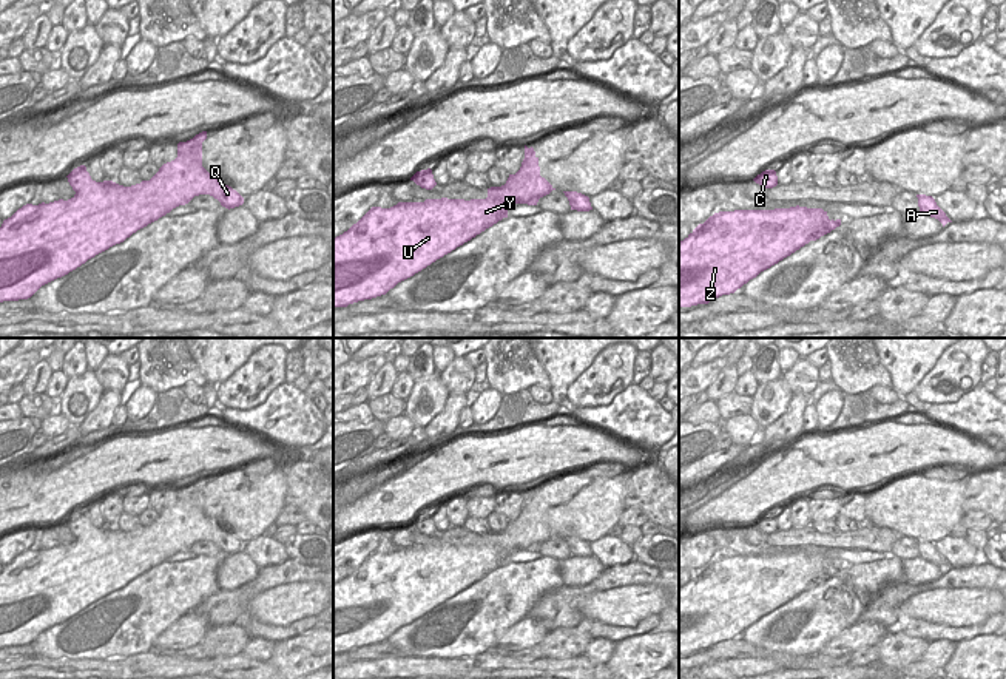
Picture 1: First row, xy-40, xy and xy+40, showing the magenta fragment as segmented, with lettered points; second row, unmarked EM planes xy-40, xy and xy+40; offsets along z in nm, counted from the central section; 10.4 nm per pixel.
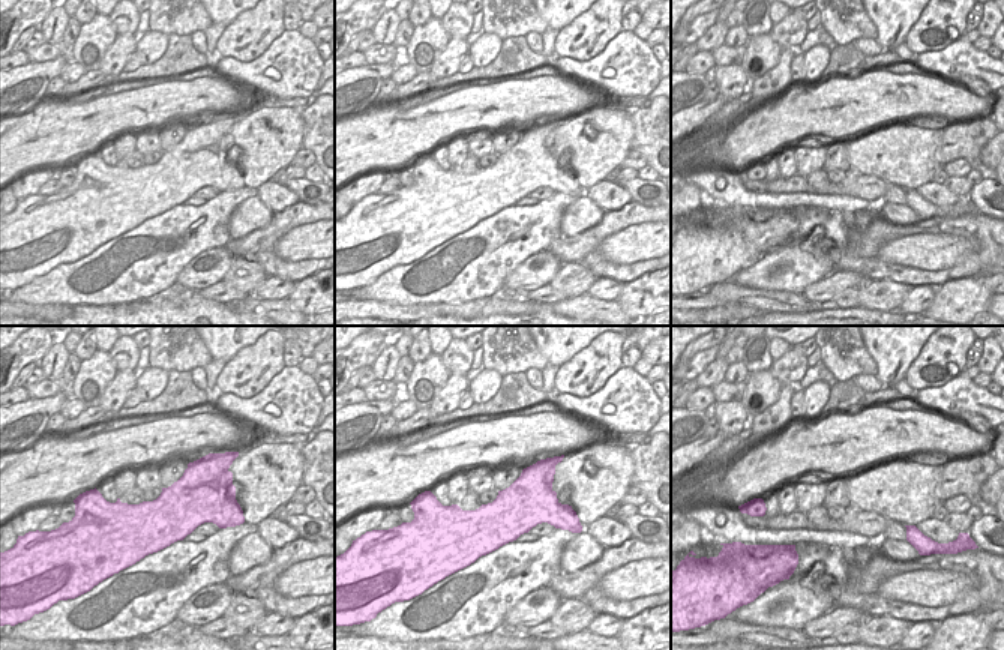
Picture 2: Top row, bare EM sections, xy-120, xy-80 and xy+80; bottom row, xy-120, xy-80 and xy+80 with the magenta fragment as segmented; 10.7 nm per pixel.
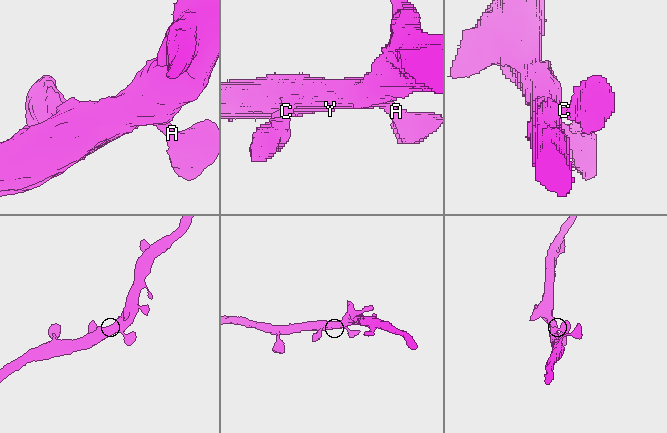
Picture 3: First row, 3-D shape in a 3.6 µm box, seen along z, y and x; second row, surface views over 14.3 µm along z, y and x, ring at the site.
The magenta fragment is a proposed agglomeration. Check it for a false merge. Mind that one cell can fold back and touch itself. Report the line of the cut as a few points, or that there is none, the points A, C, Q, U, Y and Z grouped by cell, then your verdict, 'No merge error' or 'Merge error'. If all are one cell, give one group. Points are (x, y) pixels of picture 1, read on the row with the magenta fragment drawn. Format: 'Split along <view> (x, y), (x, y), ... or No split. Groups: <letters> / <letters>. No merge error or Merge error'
No split. Groups: A C Q U Y Z. No merge error.

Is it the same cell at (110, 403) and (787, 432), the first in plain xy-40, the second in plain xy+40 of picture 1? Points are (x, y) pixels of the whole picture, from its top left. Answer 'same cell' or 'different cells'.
same cell

